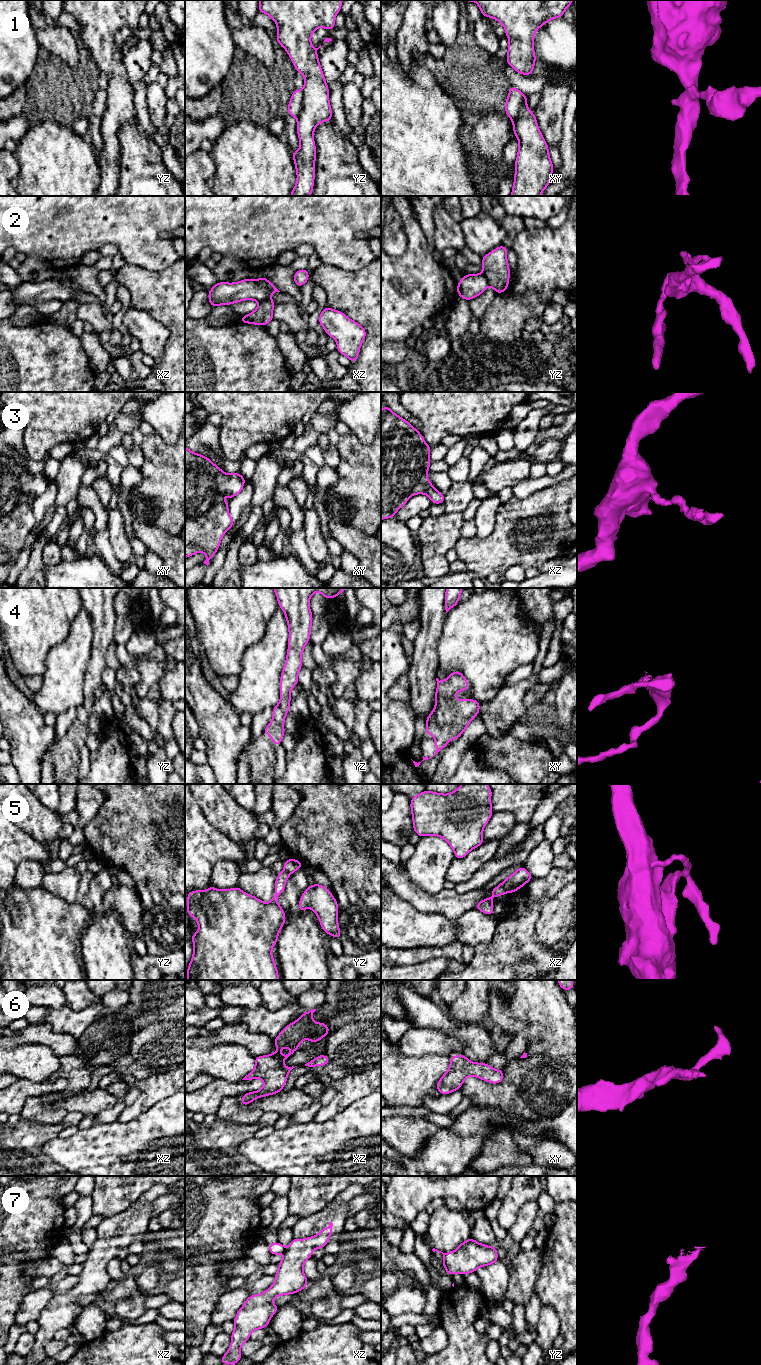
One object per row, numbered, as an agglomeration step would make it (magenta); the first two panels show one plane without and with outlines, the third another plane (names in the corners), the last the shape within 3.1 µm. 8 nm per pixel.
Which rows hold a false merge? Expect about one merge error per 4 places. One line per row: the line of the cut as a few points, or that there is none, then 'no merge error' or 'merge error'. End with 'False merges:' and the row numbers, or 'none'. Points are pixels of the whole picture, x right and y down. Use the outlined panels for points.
1: yz (303, 90), (302, 108), (297, 118) | merge error
2: xz (270, 298), (259, 302) | merge error
3: no cut | no merge error
4: no cut | no merge error
5: xz (500, 884), (507, 892) | merge error
6: no cut | no merge error
7: no cut | no merge error
False merges: 1, 2, 5

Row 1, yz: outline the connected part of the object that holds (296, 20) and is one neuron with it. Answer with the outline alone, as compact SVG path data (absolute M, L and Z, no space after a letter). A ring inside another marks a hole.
M259 0L258 12L268 14L272 20L277 23L277 41L288 53L295 69L305 78L303 88L303 104L301 112L297 118L297 134L300 142L300 149L292 152L294 164L296 167L297 181L290 196L310 196L313 191L315 178L315 159L316 147L313 133L317 125L321 122L332 120L331 105L329 103L329 89L323 75L319 58L317 57L318 48L313 48L311 45L311 35L318 28L323 27L327 30L335 28L335 17L341 11L343 0Z

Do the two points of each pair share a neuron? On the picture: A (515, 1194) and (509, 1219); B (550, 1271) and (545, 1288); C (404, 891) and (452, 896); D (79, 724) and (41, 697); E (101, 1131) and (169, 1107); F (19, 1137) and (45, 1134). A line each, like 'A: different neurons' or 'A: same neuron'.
A: same neuron
B: same neuron
C: same neuron
D: different neurons
E: same neuron
F: same neuron

